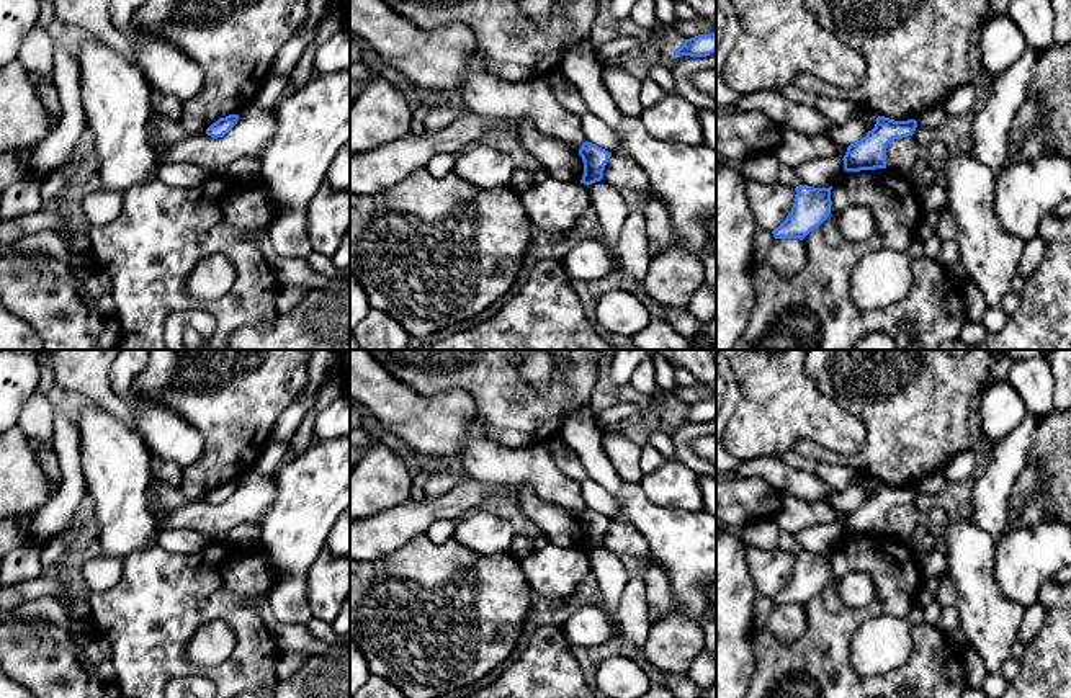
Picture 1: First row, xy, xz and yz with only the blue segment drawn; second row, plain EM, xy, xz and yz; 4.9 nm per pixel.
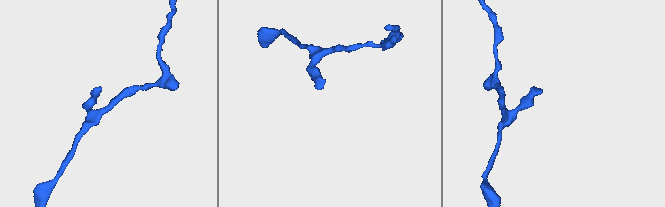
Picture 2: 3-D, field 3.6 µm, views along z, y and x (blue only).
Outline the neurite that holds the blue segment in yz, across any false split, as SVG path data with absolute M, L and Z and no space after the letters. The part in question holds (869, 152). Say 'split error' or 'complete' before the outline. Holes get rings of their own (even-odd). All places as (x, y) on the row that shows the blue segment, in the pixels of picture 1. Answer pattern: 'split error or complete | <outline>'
complete | M885 116L876 118L876 124L865 137L850 144L844 155L845 172L886 168L886 147L894 139L912 136L917 128L916 119L894 121Z

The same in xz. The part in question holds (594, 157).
complete | M585 141L579 149L579 155L584 162L584 175L580 183L589 186L595 181L600 181L603 178L603 170L612 157L612 152Z

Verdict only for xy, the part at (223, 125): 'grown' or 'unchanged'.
unchanged

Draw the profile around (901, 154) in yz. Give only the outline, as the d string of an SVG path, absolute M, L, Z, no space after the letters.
M912 136L894 139L886 147L886 168L907 177L919 159L919 145Z

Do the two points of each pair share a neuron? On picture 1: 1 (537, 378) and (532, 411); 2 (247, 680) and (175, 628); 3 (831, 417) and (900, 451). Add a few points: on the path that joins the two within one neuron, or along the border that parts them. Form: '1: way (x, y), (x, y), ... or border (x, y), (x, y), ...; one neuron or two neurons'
1: border (519, 366), (524, 378), (540, 393), (550, 386); two neurons
2: way (223, 675), (190, 669), (175, 653); one neuron
3: border (841, 407), (865, 434), (851, 456); two neurons

